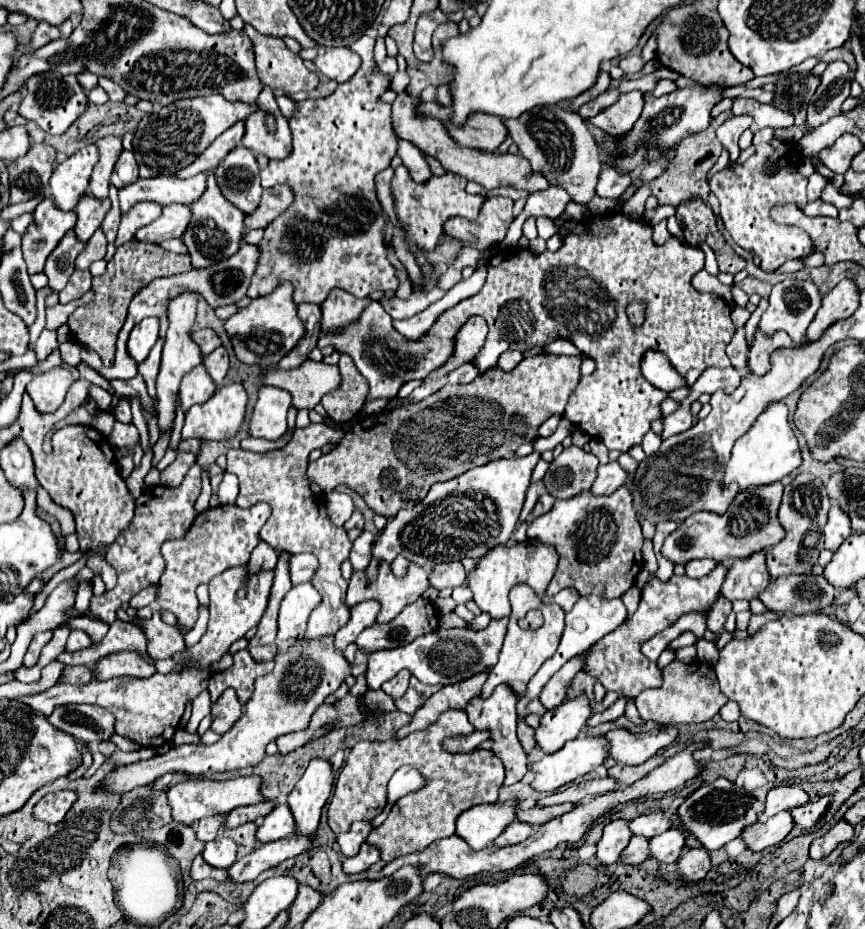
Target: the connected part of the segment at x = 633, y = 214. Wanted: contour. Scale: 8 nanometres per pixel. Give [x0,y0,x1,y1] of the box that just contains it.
[624,186,651,220]

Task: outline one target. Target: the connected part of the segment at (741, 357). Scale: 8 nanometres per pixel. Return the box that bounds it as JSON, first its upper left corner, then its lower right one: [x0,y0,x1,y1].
[726,326,751,370]

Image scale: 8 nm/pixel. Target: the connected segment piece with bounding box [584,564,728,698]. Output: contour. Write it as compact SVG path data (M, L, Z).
M718 564L708 576L704 576L700 580L690 580L688 576L672 576L670 580L662 582L656 574L650 574L650 580L642 590L640 606L634 612L634 616L628 622L624 622L620 628L616 628L614 632L606 634L600 642L596 642L596 646L590 650L590 654L586 658L584 670L590 672L592 676L596 676L598 682L602 682L606 690L616 690L624 698L628 698L628 696L634 698L642 690L658 688L662 684L662 672L658 670L656 662L650 662L648 658L642 656L640 642L644 642L644 640L652 638L652 634L668 628L684 614L700 612L700 614L708 616L708 612L712 610L712 606L720 594L720 586L724 584L726 574L728 574L728 566L724 566L724 564Z

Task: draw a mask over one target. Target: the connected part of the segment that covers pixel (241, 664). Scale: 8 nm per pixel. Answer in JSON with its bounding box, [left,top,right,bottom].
[208,650,274,704]

